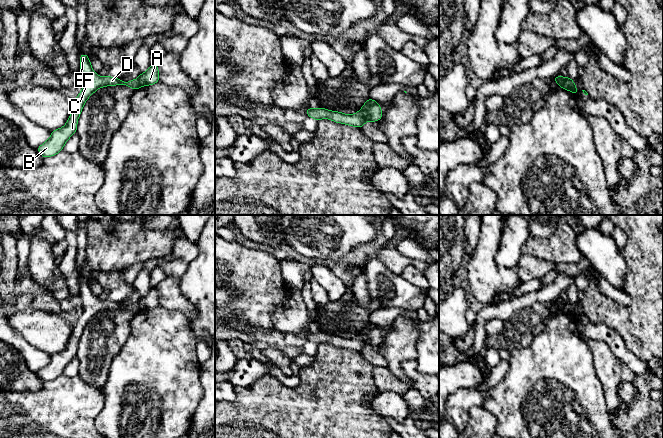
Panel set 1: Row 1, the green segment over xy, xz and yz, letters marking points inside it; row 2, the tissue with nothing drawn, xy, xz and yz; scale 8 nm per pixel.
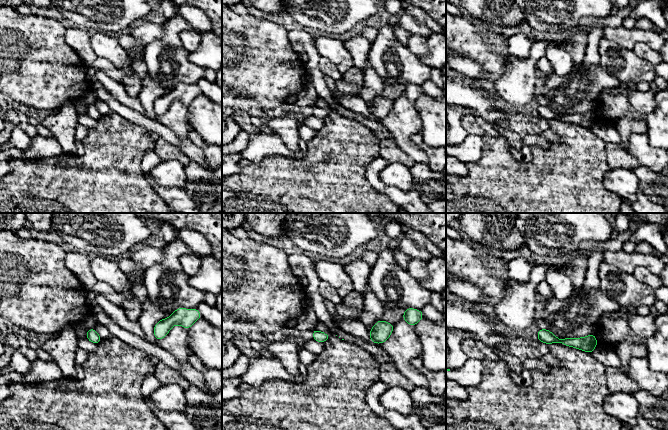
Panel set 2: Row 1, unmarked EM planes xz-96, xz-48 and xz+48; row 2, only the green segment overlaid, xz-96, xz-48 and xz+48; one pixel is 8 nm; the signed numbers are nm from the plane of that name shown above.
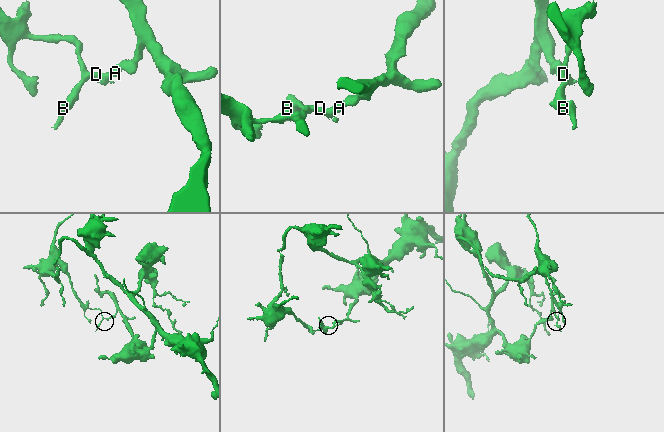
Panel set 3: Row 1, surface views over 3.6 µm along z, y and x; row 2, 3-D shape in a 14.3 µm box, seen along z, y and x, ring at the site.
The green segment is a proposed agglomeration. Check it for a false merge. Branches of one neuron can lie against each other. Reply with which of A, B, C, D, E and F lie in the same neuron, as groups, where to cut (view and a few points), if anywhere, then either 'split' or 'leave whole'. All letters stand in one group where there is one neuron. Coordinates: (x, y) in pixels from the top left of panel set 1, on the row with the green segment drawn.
groups A / B C D E F; cut xz (360, 110), (367, 120); split

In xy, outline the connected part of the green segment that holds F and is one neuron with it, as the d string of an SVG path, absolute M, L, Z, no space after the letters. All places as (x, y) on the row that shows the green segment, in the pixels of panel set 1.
M83 52L80 55L79 61L79 71L82 75L83 88L77 98L73 100L73 110L65 126L60 129L53 130L50 138L36 149L44 158L54 156L62 151L67 140L77 132L77 121L82 108L86 100L96 90L104 86L114 85L129 86L134 91L141 87L138 79L123 82L120 78L111 76L100 77L93 71L88 55Z

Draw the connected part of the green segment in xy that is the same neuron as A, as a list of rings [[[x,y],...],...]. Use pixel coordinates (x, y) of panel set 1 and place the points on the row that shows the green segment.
[[[152,63],[149,69],[139,74],[138,81],[142,86],[154,85],[159,82],[159,70],[156,63]]]

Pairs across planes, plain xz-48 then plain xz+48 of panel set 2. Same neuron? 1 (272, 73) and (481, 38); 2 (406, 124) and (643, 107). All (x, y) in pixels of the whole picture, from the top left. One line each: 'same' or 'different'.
1: same
2: same

